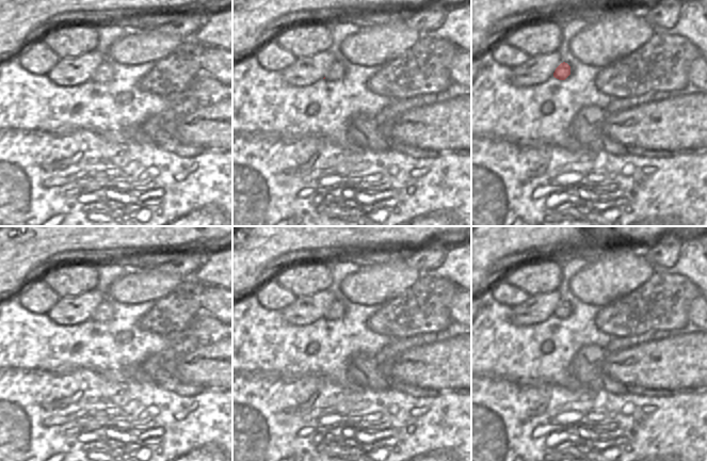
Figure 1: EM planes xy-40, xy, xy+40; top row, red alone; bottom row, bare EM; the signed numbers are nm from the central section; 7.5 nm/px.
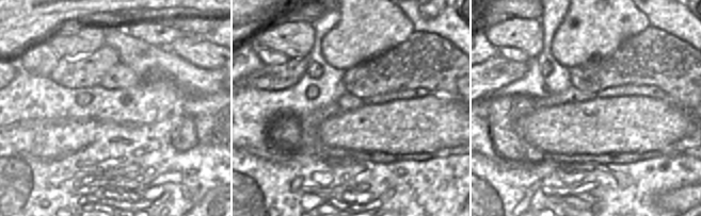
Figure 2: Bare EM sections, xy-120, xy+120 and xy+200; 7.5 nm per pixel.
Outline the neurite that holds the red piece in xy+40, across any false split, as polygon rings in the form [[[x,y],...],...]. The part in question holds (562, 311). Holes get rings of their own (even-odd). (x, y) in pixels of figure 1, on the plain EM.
[[[563,301],[555,309],[553,316],[559,319],[565,319],[571,314],[571,305]]]

